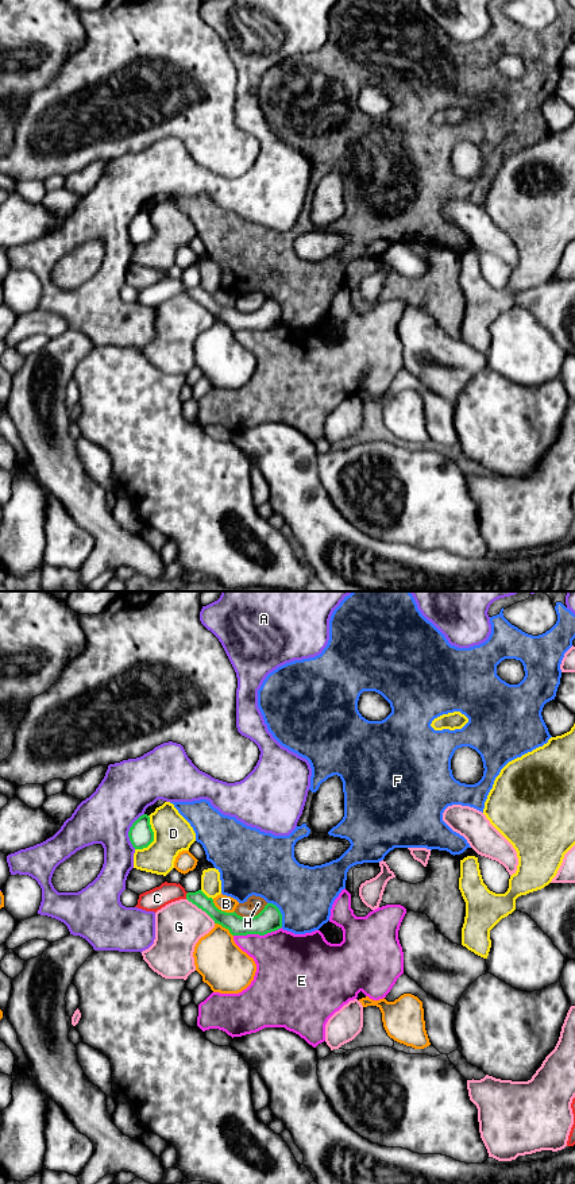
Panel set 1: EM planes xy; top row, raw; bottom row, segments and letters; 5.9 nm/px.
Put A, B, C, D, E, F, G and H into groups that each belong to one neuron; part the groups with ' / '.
A / B / C / D E H / F / G

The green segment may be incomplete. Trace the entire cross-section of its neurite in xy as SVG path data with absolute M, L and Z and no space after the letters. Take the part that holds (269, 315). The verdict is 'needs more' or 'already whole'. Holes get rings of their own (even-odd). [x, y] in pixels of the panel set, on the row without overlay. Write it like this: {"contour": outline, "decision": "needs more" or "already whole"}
{"contour": "M201 285L188 288L186 294L205 306L215 316L215 319L228 324L232 331L265 331L282 323L282 309L273 298L267 298L258 311L243 313L235 306L225 308L219 305L215 301L213 294L208 293Z", "decision": "already whole"}

